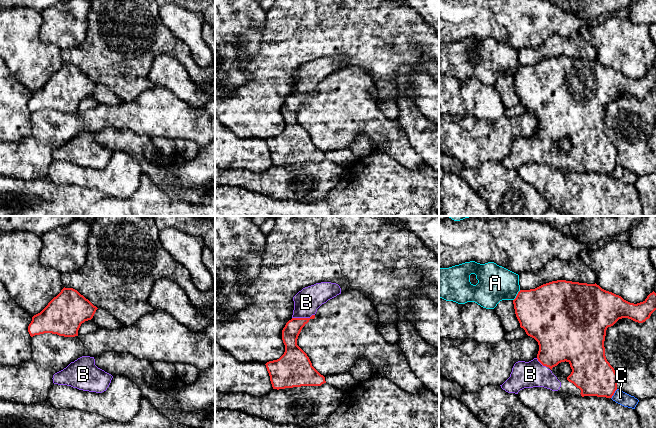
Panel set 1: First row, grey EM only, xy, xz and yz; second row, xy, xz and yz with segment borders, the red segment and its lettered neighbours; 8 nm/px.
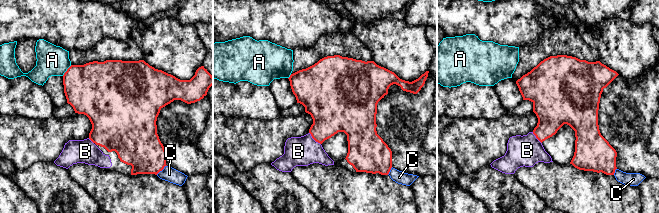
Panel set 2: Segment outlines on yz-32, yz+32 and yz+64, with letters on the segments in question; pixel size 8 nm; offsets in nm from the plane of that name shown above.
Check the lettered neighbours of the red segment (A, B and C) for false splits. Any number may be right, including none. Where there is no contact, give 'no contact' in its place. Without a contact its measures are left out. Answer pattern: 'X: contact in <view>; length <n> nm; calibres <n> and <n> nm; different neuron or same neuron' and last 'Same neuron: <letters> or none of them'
A: contact in yz; length 110 nm; calibres 420 and 280 nm; different neuron
B: contact in xz; length 190 nm; calibres 140 and 200 nm; same neuron
C: contact in yz; length 90 nm; calibres 320 and 110 nm; different neuron
Same neuron: B

